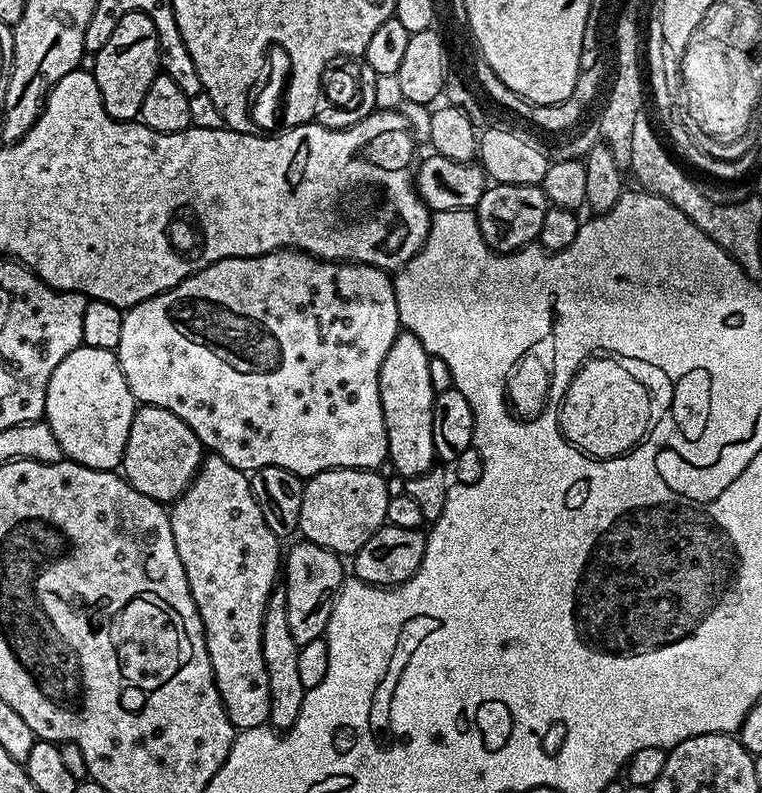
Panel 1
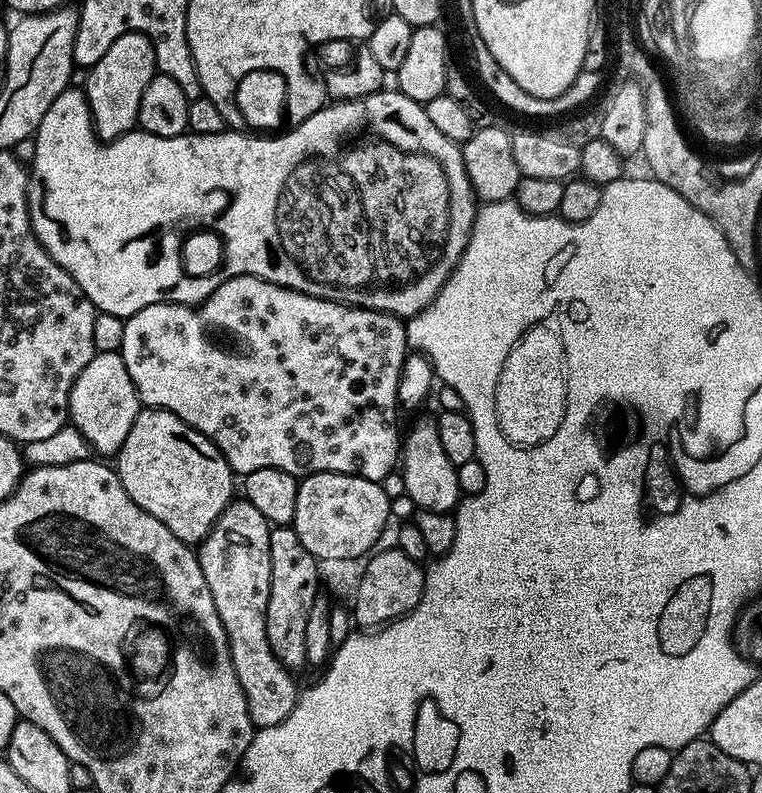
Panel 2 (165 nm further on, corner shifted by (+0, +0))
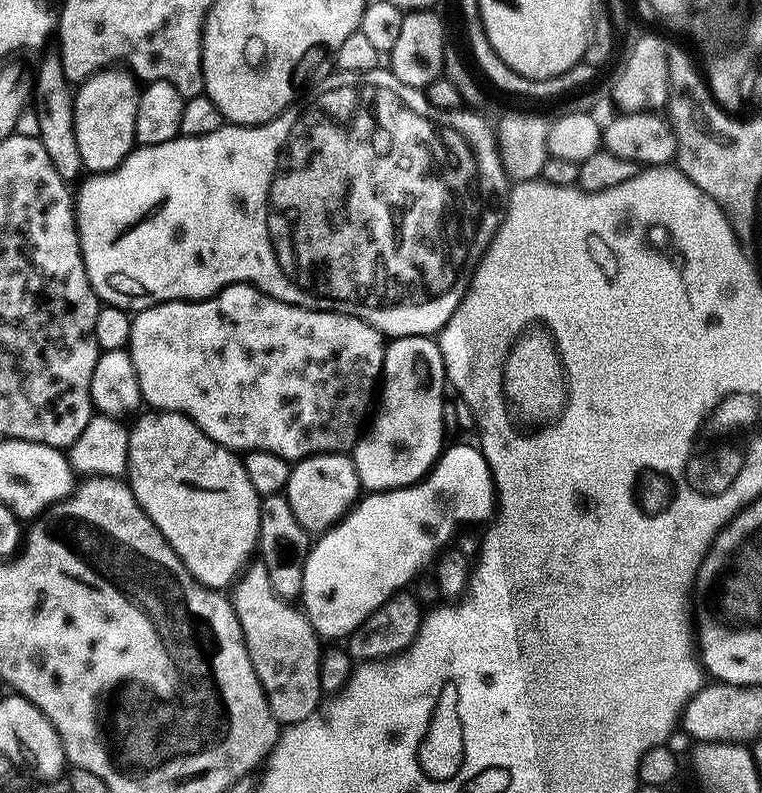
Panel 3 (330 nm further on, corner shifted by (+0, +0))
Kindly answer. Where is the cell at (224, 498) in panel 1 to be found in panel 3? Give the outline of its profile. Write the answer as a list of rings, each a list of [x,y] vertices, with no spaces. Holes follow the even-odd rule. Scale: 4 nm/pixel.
[[[260,562],[249,563],[240,572],[231,589],[230,599],[254,666],[254,674],[258,674],[258,682],[266,694],[266,702],[270,702],[276,721],[281,726],[287,726],[302,722],[302,718],[310,718],[322,699],[322,640],[312,629],[312,623],[299,607],[280,599],[274,586],[270,586],[270,574]]]

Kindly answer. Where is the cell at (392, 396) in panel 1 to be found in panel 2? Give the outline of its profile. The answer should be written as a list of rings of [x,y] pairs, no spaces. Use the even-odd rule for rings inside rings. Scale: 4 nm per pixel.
[[[435,419],[416,420],[412,429],[403,433],[398,474],[404,479],[404,496],[412,499],[416,508],[451,513],[462,499],[456,469],[442,450]]]

